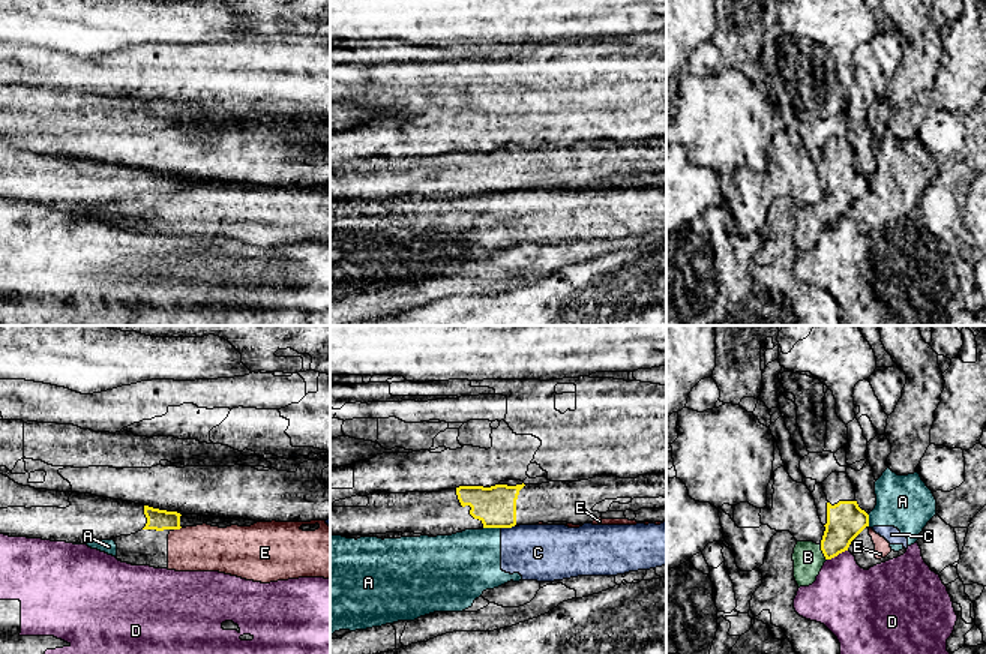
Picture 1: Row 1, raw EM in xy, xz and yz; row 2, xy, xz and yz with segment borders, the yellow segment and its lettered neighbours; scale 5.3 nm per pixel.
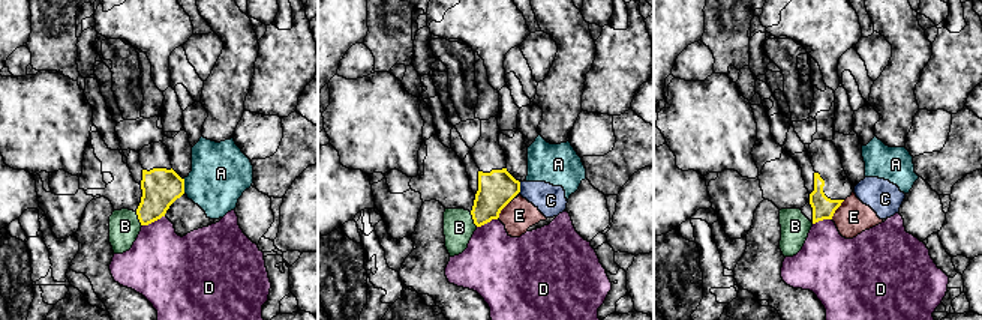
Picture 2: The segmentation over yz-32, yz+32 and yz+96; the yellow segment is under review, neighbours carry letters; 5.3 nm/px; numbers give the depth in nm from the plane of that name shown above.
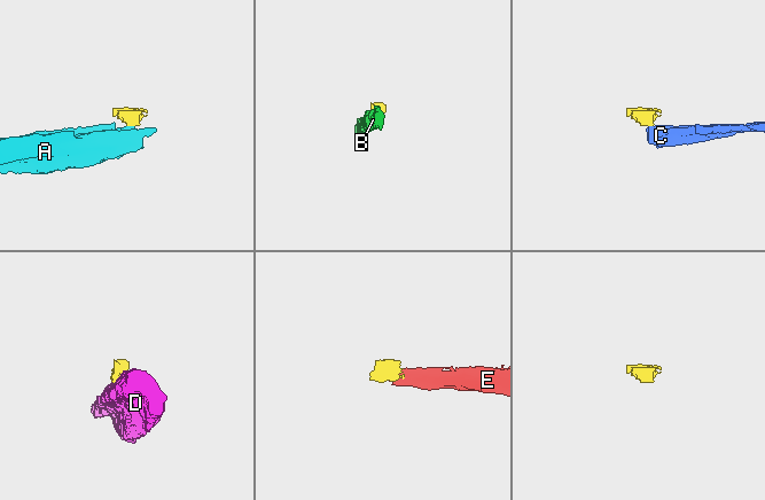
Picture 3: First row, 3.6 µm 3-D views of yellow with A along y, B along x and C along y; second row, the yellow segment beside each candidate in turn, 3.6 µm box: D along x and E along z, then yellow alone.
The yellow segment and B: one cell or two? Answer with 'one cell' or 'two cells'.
one cell

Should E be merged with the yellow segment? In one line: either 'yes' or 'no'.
no

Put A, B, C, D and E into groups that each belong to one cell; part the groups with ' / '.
A C E / B / D

